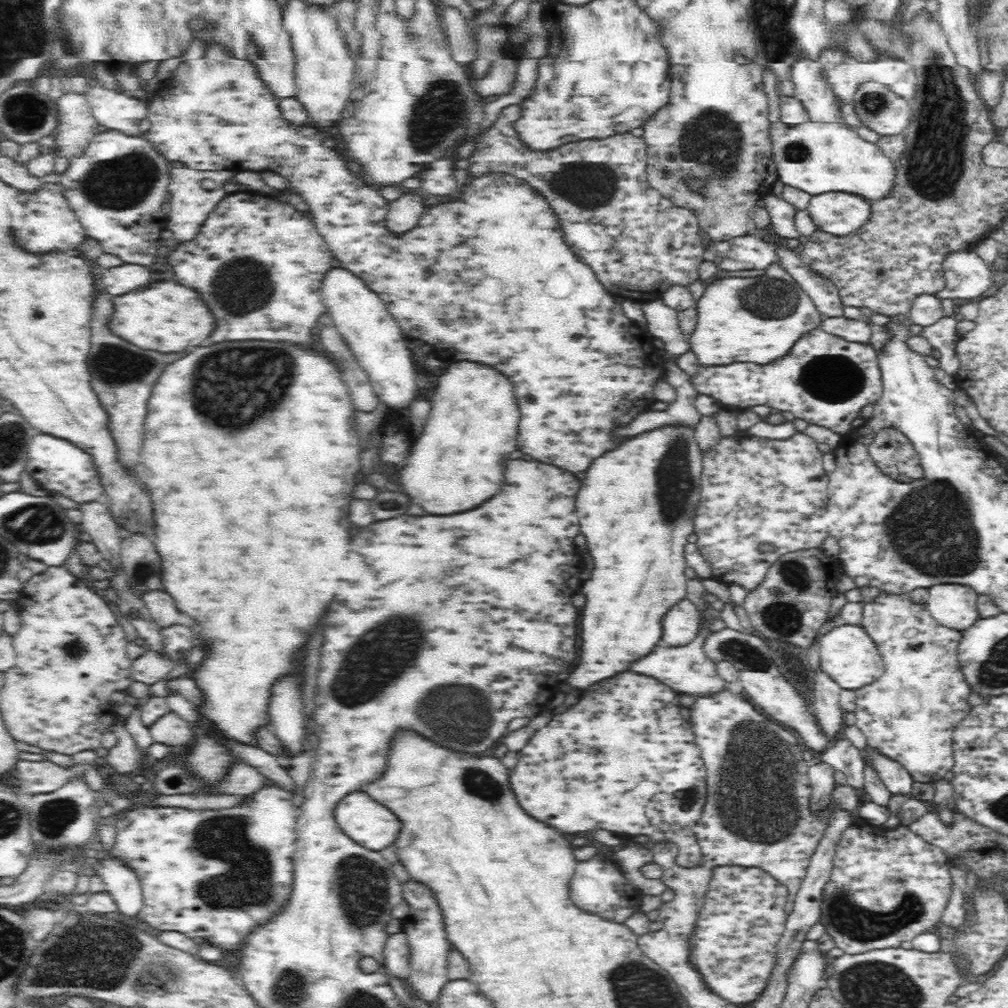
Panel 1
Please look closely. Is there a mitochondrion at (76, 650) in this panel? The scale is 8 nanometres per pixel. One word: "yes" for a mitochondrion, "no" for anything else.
yes

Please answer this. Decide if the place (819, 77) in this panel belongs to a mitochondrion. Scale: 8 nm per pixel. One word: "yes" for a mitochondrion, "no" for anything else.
no

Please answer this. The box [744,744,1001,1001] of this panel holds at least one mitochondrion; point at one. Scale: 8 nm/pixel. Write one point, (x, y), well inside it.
(843, 913)

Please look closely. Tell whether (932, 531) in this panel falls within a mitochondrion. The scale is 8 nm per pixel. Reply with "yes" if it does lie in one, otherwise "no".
yes

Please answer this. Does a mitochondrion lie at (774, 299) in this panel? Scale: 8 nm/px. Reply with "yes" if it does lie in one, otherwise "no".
yes

